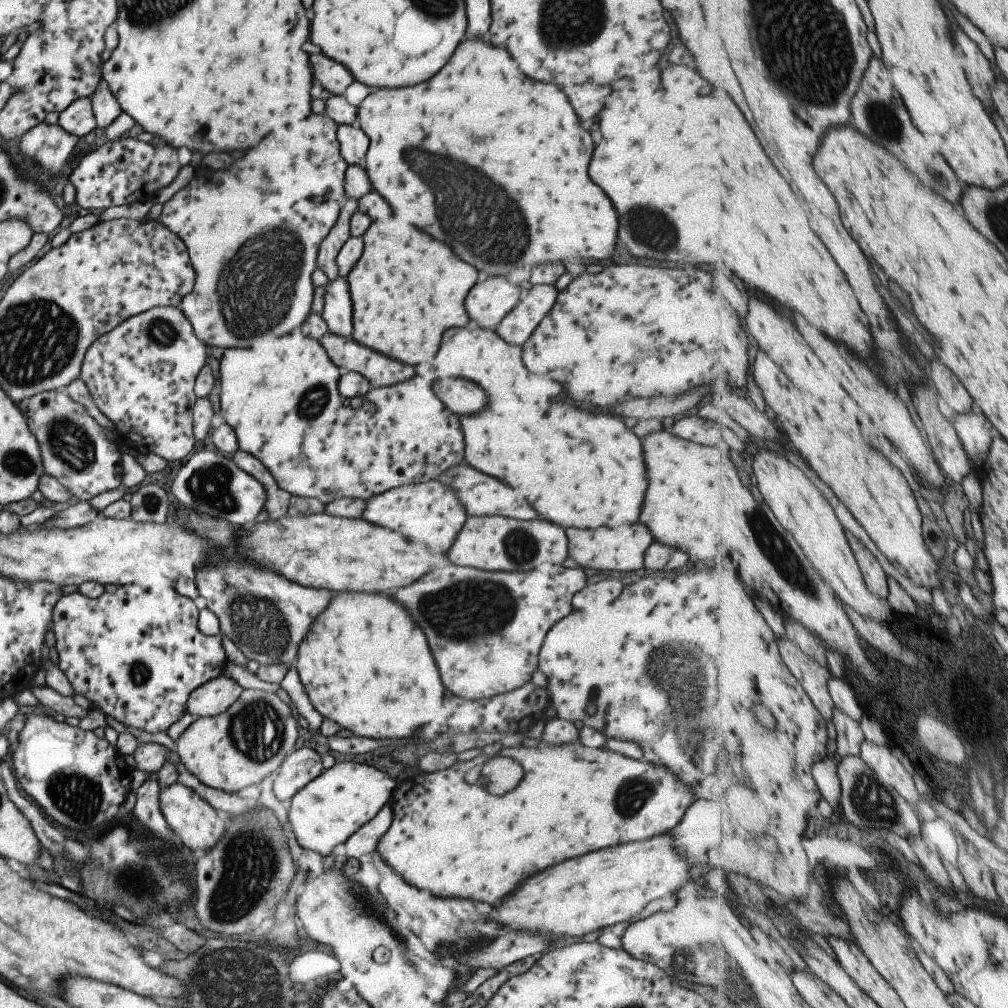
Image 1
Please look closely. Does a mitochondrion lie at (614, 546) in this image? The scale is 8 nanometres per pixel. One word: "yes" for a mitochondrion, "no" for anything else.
no

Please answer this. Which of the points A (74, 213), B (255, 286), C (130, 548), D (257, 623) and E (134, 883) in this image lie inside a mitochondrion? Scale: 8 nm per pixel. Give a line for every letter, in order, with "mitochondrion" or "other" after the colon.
A: other
B: mitochondrion
C: other
D: mitochondrion
E: mitochondrion

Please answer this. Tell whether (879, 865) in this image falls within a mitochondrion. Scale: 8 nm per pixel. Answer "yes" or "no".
no

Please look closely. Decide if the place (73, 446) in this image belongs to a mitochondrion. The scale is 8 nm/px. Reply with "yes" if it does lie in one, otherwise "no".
yes

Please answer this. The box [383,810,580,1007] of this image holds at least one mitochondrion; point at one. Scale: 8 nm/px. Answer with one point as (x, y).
(407, 957)

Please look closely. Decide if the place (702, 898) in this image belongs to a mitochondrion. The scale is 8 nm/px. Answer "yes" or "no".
no

